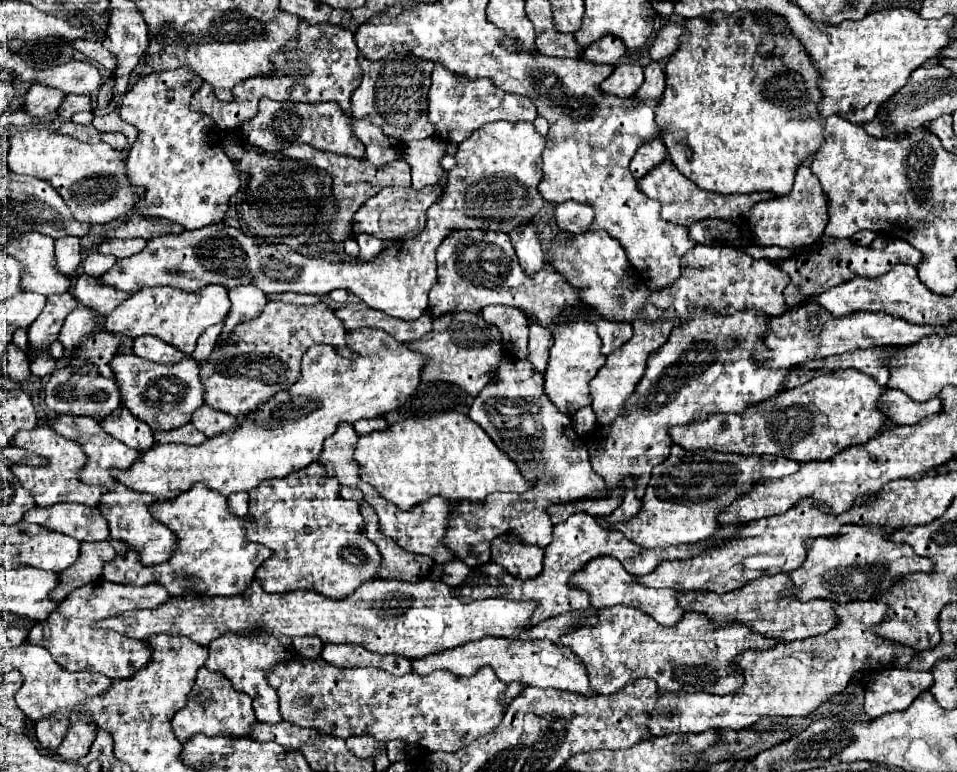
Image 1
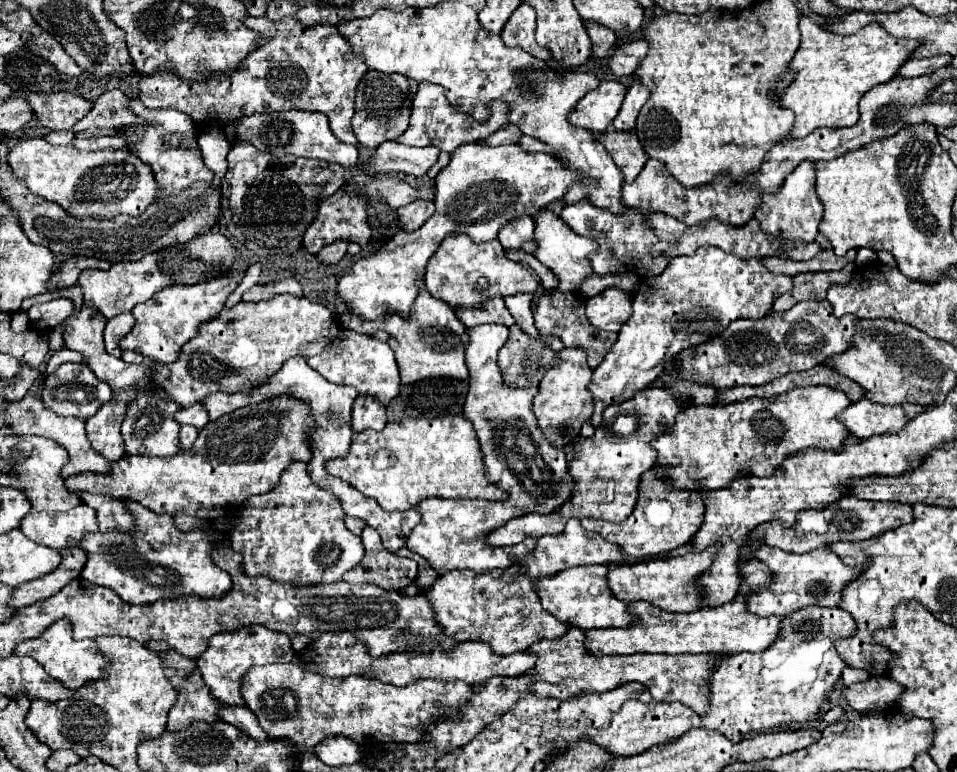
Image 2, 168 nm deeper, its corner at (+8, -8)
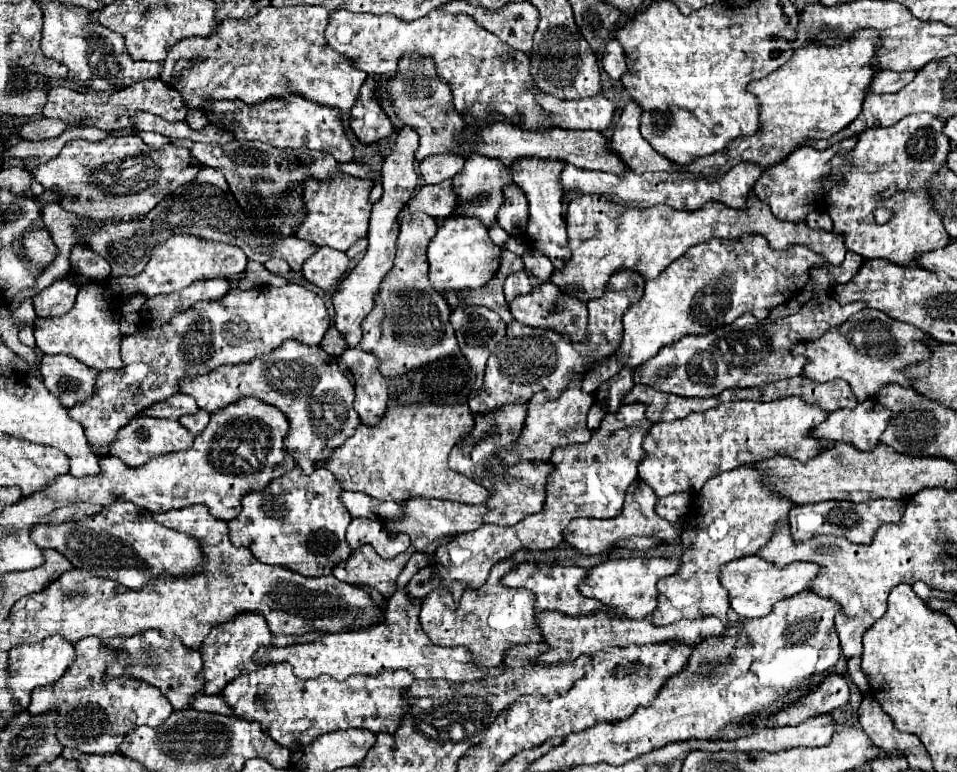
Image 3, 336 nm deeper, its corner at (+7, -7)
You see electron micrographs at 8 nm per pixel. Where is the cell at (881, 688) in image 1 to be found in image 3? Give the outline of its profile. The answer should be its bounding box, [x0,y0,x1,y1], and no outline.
[758,675,850,727]

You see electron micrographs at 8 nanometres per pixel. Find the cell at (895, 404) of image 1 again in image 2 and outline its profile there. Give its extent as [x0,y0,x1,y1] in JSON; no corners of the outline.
[837,398,909,440]

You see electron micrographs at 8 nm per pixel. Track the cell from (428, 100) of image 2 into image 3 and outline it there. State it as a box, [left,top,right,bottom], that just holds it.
[332,127,420,347]

